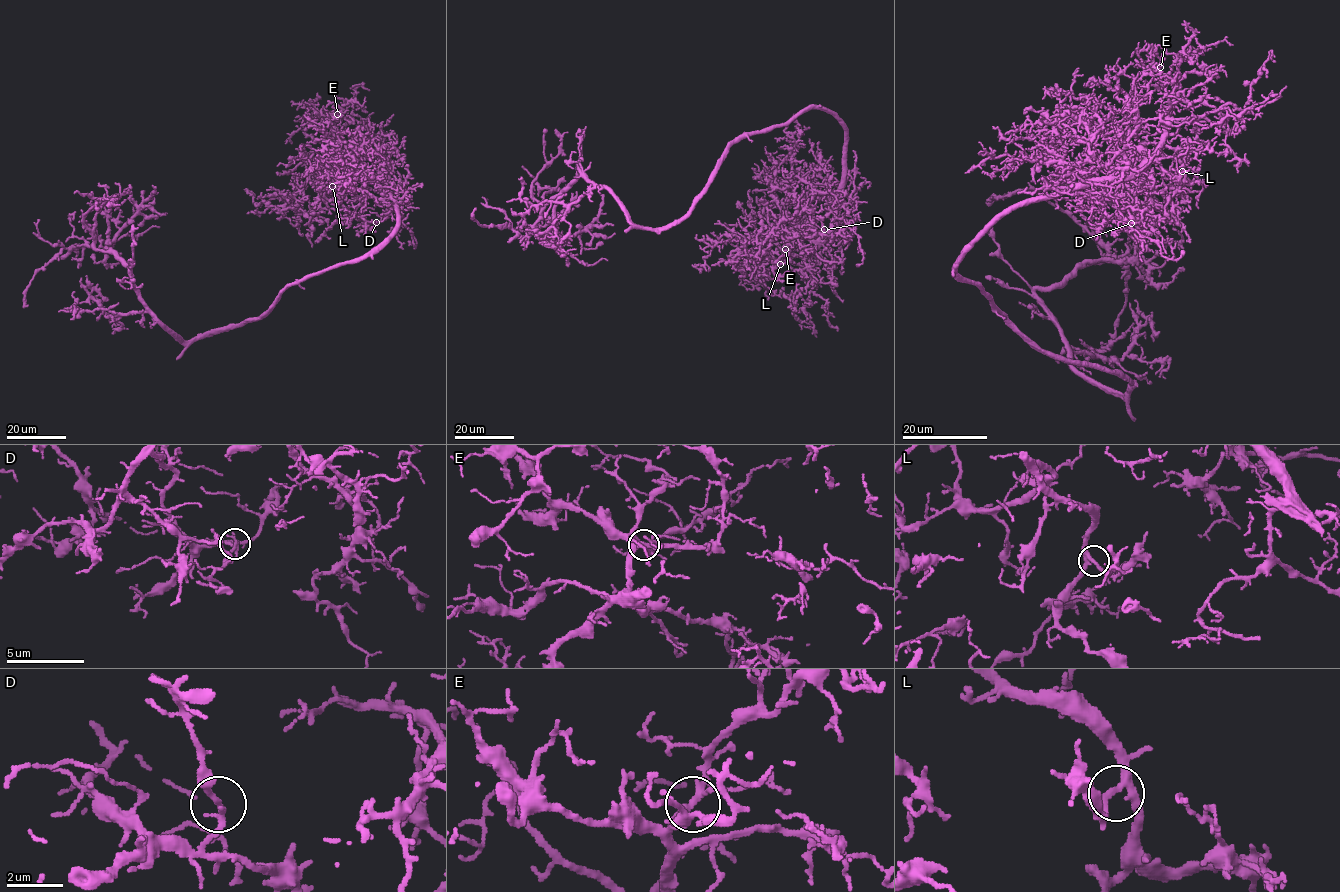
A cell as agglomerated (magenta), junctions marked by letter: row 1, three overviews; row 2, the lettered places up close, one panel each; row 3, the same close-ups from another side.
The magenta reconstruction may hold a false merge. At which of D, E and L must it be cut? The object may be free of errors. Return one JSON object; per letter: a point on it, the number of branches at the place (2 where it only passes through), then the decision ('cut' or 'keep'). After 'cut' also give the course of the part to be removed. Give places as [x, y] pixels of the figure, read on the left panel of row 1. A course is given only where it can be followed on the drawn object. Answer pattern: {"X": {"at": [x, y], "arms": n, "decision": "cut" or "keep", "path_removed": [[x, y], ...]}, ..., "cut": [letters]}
{"D": {"at": [376, 222], "arms": 3, "decision": "keep"}, "E": {"at": [337, 114], "arms": 3, "decision": "keep"}, "L": {"at": [332, 186], "arms": 3, "decision": "keep"}, "cut": []}

